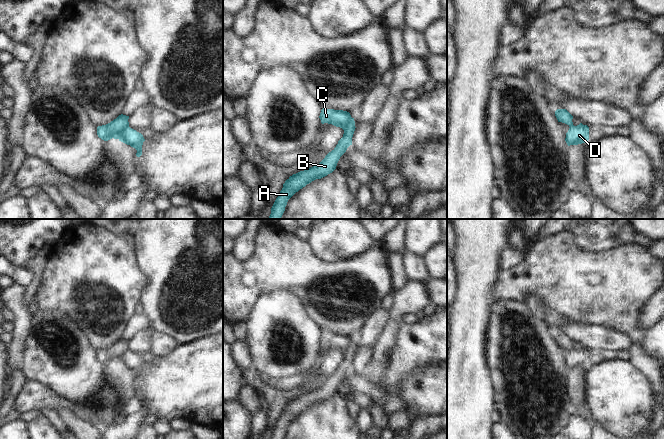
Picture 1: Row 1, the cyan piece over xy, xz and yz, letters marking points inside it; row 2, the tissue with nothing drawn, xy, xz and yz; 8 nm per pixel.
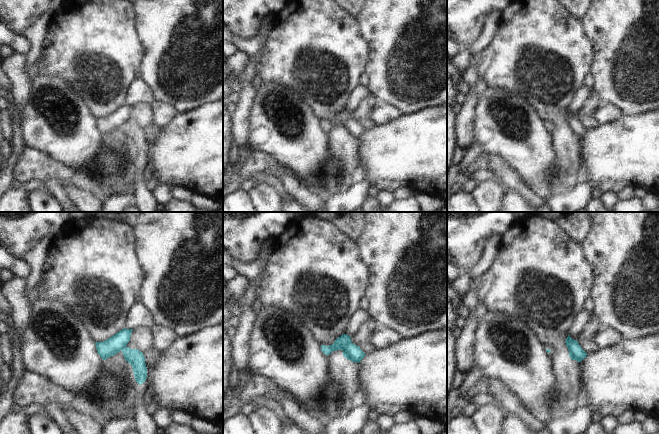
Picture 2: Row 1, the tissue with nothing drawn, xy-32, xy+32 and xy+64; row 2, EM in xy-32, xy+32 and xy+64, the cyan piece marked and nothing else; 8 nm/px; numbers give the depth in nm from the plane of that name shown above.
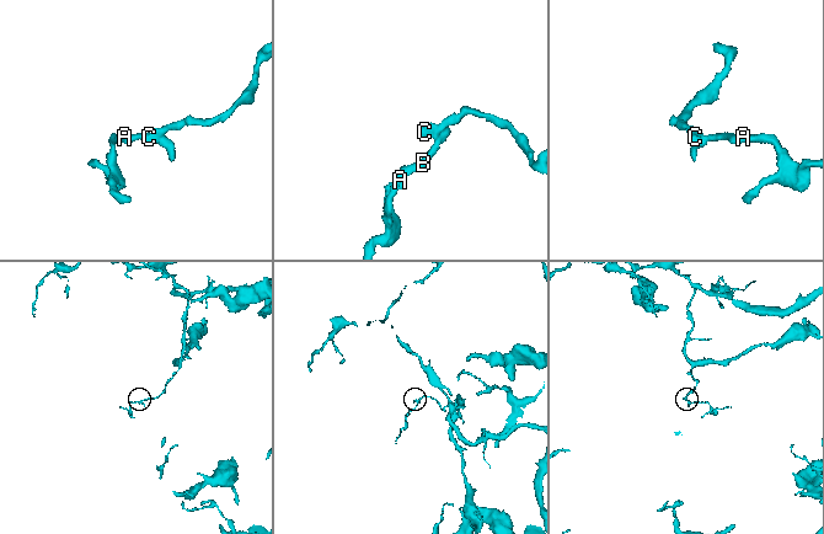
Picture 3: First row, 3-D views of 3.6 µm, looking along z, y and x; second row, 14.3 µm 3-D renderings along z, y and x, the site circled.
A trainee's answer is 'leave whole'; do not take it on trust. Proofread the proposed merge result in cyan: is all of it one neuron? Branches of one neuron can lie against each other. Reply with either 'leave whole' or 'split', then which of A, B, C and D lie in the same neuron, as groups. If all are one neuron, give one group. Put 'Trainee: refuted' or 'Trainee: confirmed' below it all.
split | A B D / C
Trainee: refuted

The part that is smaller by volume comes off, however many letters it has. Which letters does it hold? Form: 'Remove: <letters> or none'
Remove: A, B, D

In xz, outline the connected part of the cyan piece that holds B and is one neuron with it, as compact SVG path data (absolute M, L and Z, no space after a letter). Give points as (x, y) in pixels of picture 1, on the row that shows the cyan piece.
M352 118L345 127L343 137L338 141L336 147L329 152L319 164L293 174L285 181L282 190L271 208L271 214L268 219L281 219L288 200L296 192L312 181L327 176L336 169L340 157L346 152L347 148L352 145L355 128L355 121L354 118Z

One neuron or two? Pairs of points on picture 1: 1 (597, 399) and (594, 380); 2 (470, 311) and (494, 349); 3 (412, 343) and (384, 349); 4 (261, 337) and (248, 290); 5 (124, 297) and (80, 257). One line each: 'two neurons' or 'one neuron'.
1: one neuron
2: two neurons
3: two neurons
4: two neurons
5: one neuron

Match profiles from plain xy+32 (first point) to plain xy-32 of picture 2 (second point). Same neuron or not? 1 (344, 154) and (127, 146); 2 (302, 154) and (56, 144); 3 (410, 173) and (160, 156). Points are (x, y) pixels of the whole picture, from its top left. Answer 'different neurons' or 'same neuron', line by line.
1: same neuron
2: same neuron
3: same neuron

